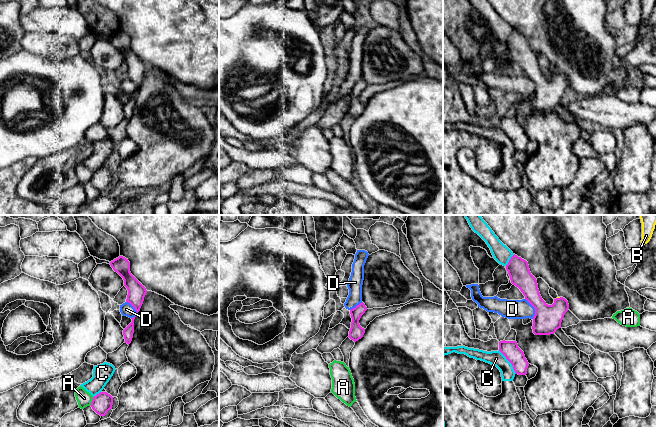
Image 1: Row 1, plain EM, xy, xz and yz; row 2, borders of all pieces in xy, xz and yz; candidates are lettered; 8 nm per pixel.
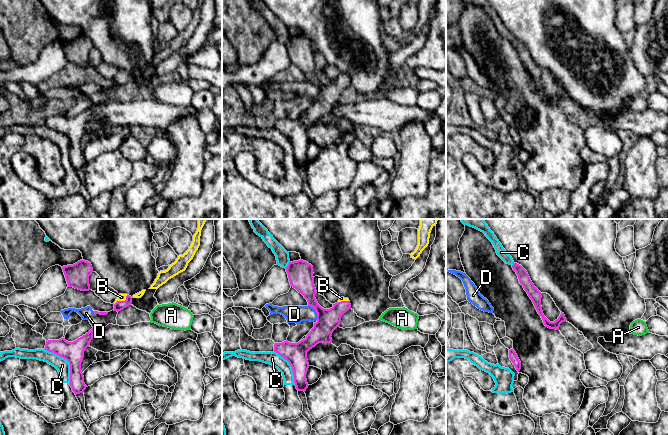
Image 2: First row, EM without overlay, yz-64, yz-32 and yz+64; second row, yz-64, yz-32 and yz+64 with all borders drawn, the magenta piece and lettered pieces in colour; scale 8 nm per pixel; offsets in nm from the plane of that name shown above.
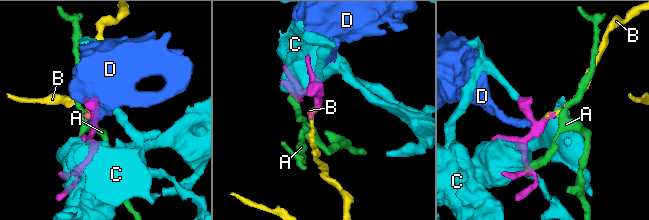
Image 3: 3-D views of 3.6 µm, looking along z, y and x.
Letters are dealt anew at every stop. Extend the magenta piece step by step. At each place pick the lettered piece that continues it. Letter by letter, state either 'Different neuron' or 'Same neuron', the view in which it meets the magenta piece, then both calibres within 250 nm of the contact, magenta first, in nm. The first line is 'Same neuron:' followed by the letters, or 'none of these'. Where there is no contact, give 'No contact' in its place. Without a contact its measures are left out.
Same neuron: B
A: Different neuron. Touches magenta in xy. Thickness 160 nm (magenta) against 120 nm
B: Same neuron. Touches magenta in yz. Thickness 220 nm (magenta) against 20 nm
C: Different neuron. Touches magenta in yz. Thickness 140 nm (magenta) against 120 nm
D: Different neuron. Touches magenta in yz. Thickness 220 nm (magenta) against 160 nm

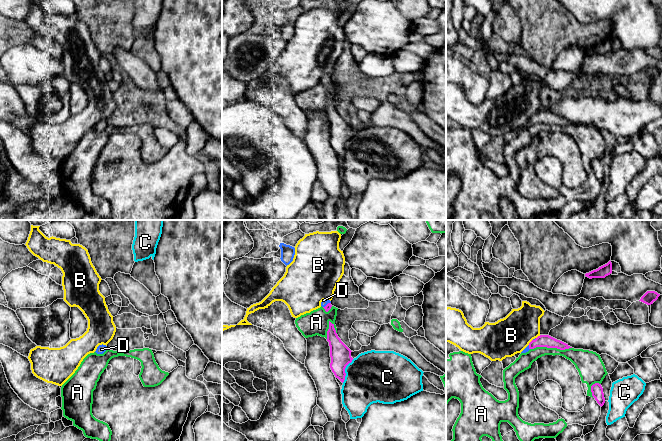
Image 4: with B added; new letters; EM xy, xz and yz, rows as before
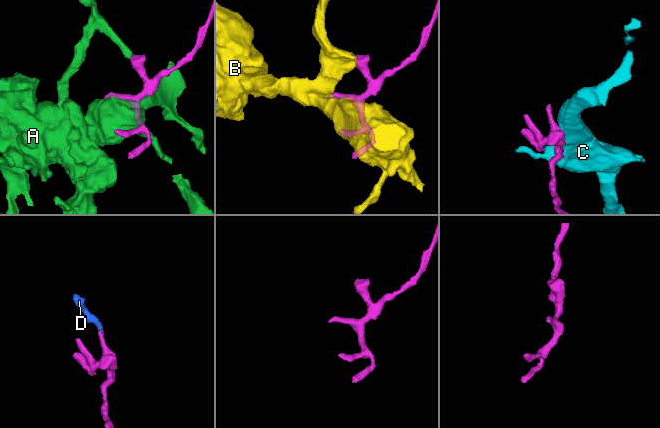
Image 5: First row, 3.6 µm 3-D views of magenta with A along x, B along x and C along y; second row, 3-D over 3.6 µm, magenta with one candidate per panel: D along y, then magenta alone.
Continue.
Same neuron: D
A: Different neuron. Touches magenta in yz. Thickness 100 nm (magenta) against 140 nm
B: Different neuron. Touches magenta in yz. Thickness 100 nm (magenta) against 300 nm
C: Different neuron. Touches magenta in xz. Thickness 170 nm (magenta) against 420 nm
D: Same neuron. Touches magenta in xz. Thickness 50 nm (magenta) against 50 nm

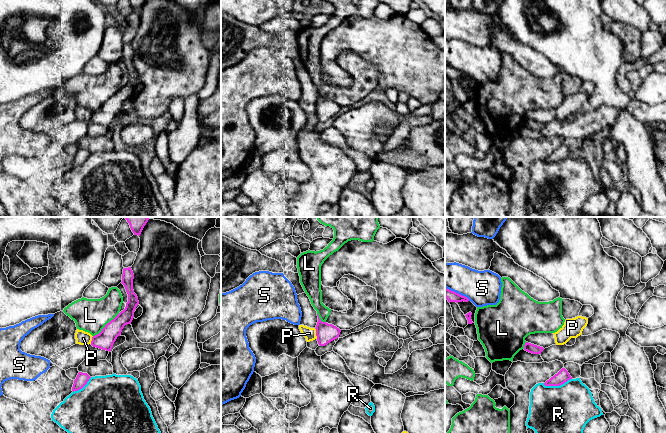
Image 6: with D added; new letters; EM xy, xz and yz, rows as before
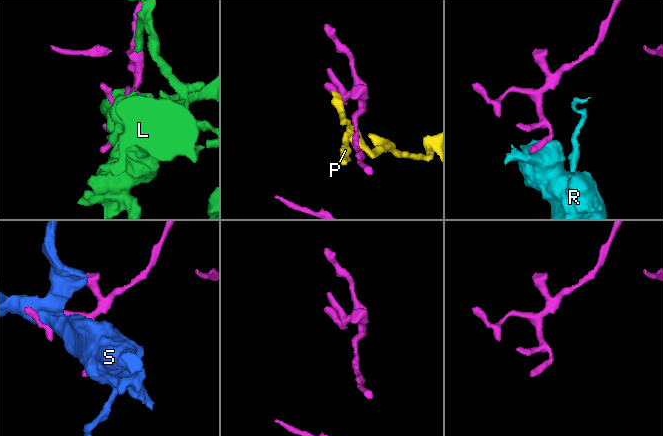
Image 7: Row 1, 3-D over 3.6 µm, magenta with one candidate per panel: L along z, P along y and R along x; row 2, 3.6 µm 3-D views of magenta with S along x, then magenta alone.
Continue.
Same neuron: none of these
L: Different neuron. Touches magenta in xy. Thickness 150 nm (magenta) against 280 nm
P: Different neuron. Touches magenta in xz. Thickness 150 nm (magenta) against 100 nm
R: Different neuron. Touches magenta in yz. Thickness 100 nm (magenta) against 460 nm
S: Different neuron. Touches magenta in yz. Thickness 90 nm (magenta) against 280 nm

